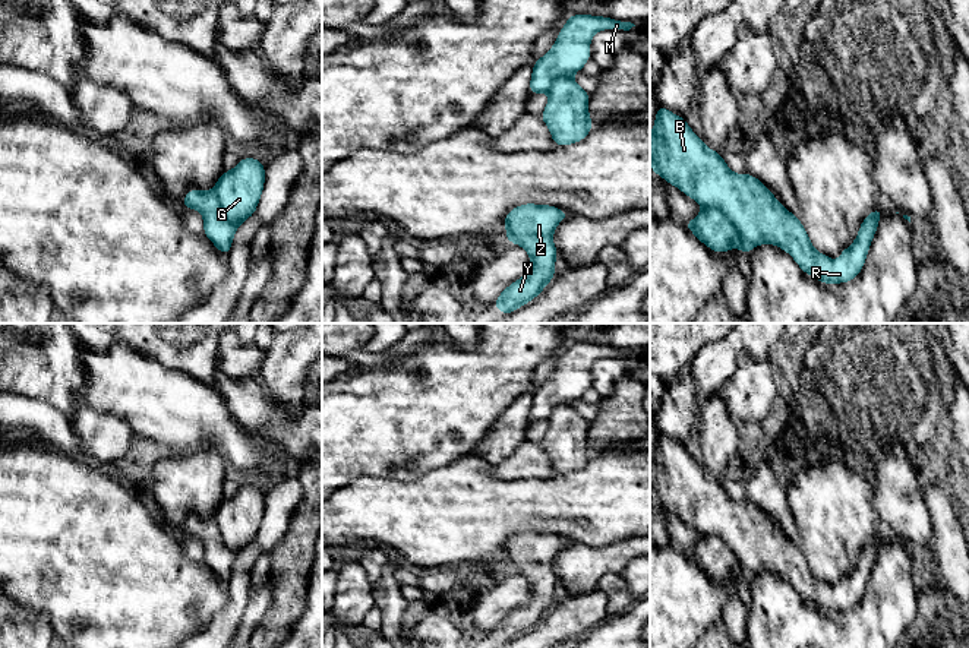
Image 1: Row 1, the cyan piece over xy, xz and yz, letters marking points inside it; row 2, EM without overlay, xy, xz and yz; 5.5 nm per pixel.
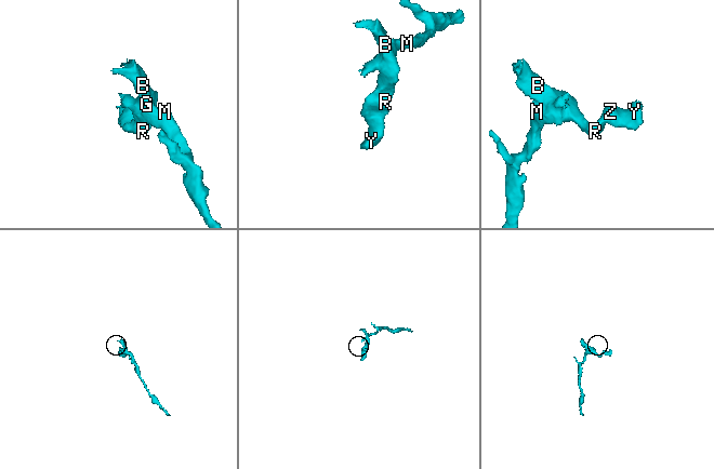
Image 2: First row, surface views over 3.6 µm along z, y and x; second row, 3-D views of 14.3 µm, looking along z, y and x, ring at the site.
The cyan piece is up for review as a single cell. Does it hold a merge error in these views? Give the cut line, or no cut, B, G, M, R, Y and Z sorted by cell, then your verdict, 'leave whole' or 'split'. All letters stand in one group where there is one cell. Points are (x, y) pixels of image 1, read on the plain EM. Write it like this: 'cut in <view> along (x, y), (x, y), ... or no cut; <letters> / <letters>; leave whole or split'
cut in yz along (703, 534), (716, 534), (751, 575); B G R Y Z / M; split

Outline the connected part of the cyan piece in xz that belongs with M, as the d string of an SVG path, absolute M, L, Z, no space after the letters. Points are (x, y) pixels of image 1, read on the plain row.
M572 342L559 358L553 374L534 389L530 421L549 421L552 410L565 402L574 402L583 398L590 388L590 370L597 358L624 357L635 354L631 350L622 350L605 344Z

